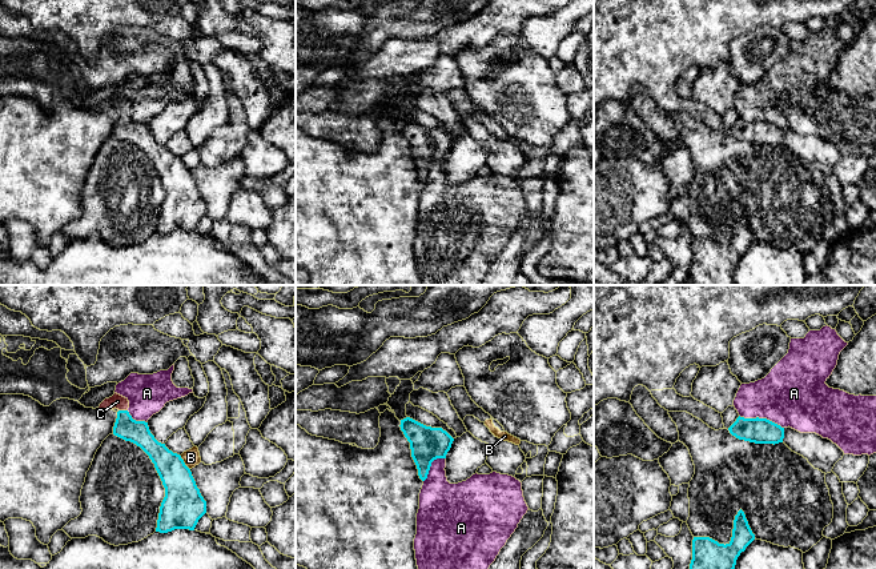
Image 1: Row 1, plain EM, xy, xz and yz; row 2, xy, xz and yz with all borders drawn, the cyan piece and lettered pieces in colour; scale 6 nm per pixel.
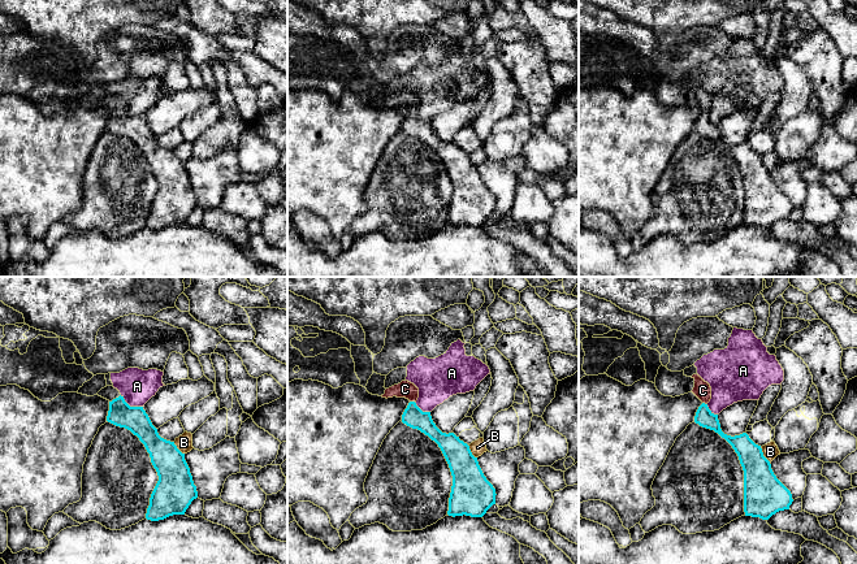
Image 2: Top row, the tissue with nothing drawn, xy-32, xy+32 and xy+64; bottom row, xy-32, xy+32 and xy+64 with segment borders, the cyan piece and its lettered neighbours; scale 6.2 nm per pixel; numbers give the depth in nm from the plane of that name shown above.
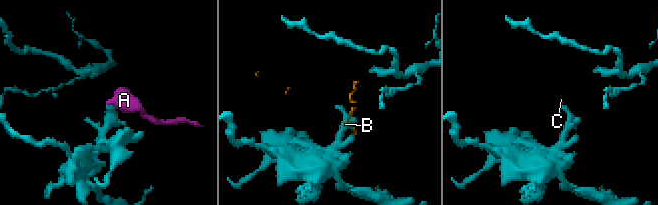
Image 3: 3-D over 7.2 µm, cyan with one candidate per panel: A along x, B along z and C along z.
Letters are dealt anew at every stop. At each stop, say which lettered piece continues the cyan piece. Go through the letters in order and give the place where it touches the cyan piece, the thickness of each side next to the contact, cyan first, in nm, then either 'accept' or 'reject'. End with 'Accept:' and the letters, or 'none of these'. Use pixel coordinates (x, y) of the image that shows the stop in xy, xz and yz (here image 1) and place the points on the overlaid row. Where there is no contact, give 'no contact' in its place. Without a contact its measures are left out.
A: contact yz (762, 419); calibres 160 and 400 nm; reject
B: contact xy (184, 463); calibres 240 and 100 nm; reject
C: contact xy (123, 411); calibres 140 and 90 nm; accept
Accept: C

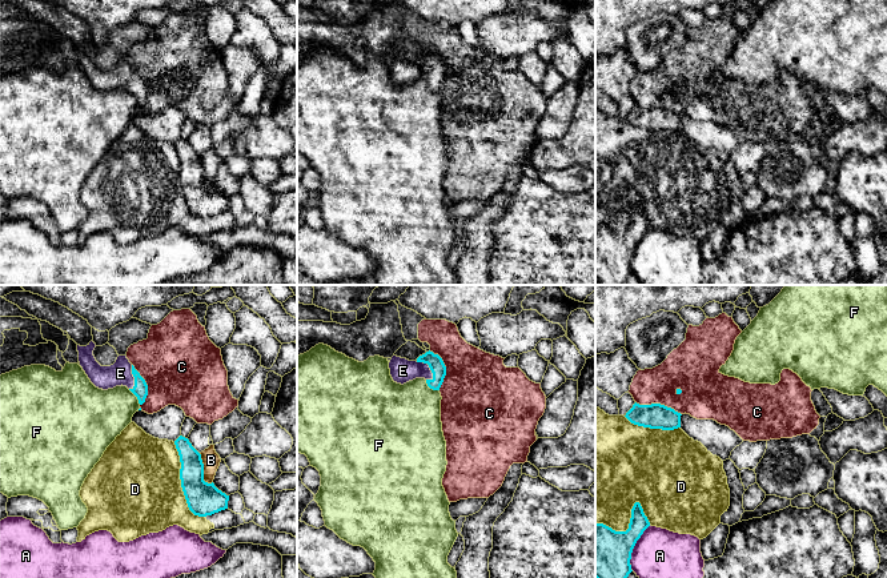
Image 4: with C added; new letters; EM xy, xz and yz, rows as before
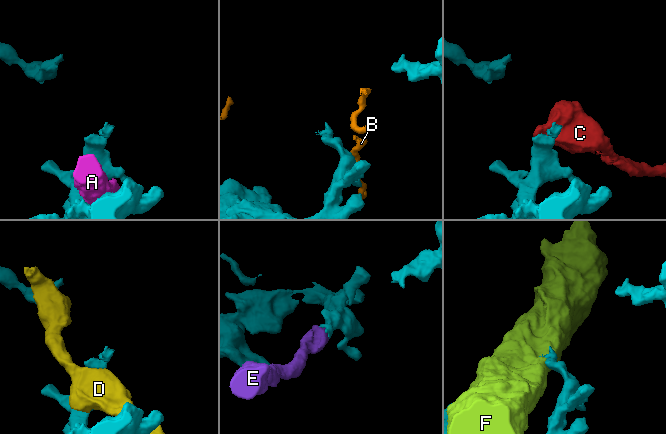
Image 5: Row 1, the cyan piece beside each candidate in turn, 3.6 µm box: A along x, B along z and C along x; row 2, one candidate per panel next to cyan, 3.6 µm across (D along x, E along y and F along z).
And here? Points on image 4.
A: contact yz (633, 548); calibres 320 and 300 nm; reject
B: contact xy (203, 470); calibres 200 and 110 nm; reject
C: contact yz (658, 404); calibres 160 and 220 nm; reject
D: contact yz (630, 520); calibres 300 and 420 nm; reject
E: contact xz (429, 366); calibres 90 and 150 nm; accept
F: contact xz (430, 388); calibres 90 and 440 nm; reject
Accept: E

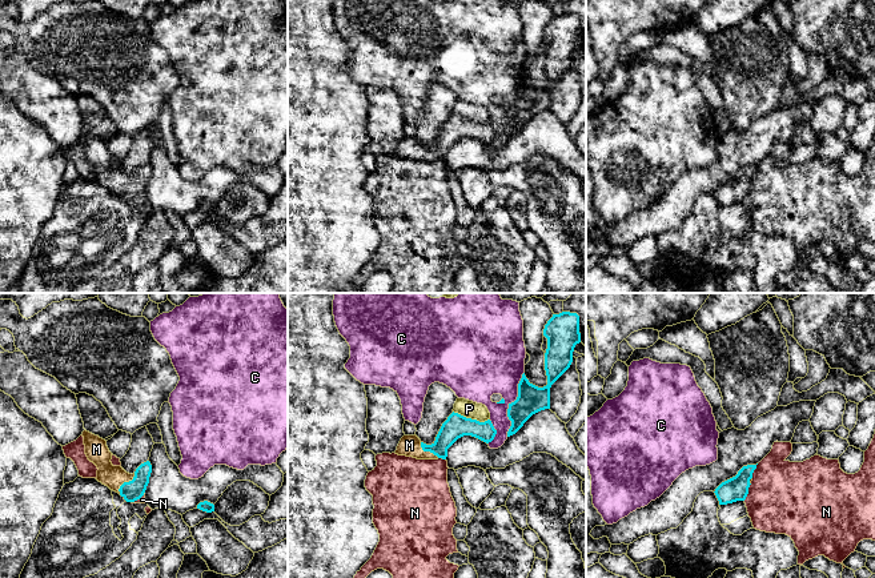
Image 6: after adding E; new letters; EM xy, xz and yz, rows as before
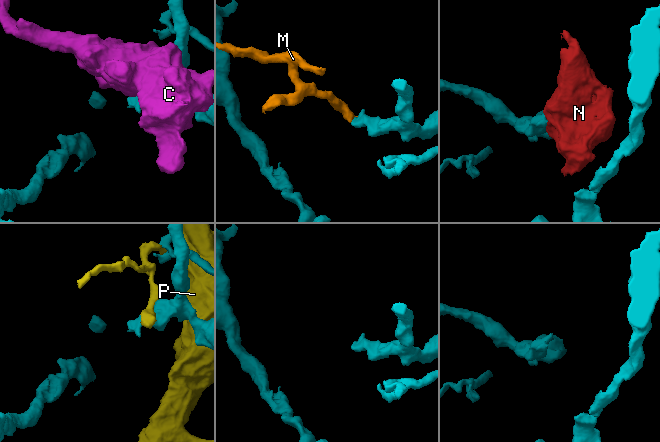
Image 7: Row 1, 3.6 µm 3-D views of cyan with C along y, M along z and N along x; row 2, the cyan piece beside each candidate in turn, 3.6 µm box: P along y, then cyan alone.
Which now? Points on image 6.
C: contact xz (510, 404); calibres 170 and 340 nm; reject
M: contact xy (125, 482); calibres 120 and 140 nm; accept
N: contact yz (747, 492); calibres 140 and 440 nm; reject
P: contact xz (470, 418); calibres 140 and 110 nm; reject
Accept: M

